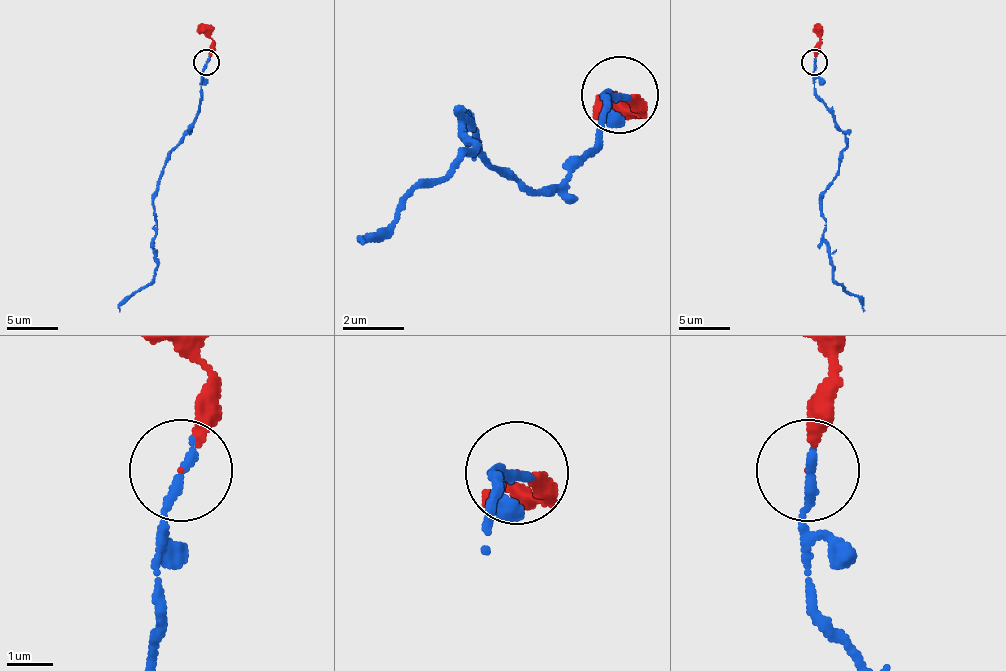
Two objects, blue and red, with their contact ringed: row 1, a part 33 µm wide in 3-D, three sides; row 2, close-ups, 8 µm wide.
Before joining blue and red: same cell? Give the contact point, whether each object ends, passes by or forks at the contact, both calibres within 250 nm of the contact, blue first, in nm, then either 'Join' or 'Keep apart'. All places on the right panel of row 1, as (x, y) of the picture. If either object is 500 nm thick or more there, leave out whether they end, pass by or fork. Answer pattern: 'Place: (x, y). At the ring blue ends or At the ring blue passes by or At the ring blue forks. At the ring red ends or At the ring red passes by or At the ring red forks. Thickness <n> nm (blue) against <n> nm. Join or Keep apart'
Place: (814, 62). At the ring blue ends. At the ring red ends. Thickness 240 nm (blue) against 110 nm. Join

